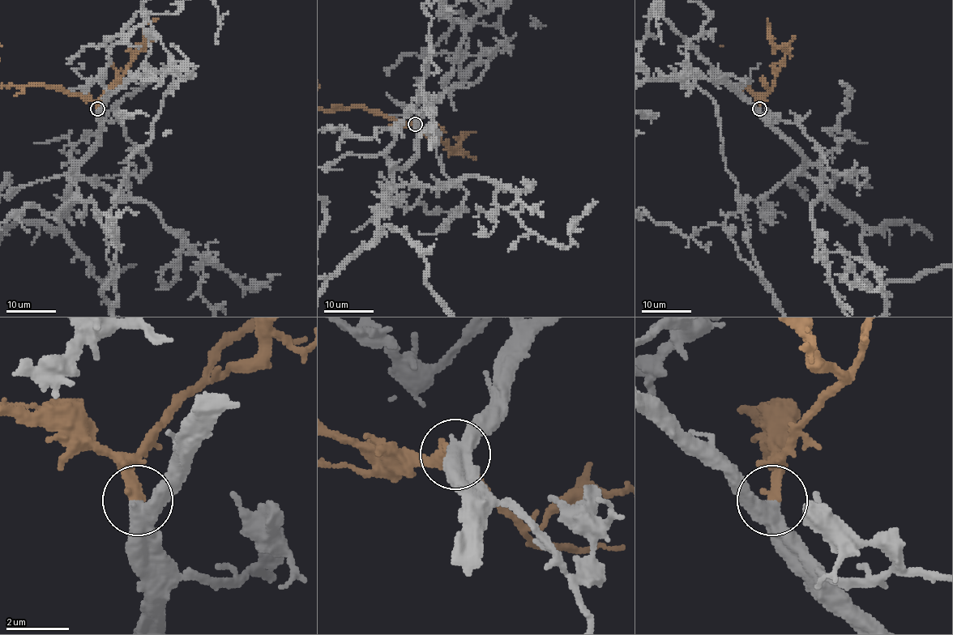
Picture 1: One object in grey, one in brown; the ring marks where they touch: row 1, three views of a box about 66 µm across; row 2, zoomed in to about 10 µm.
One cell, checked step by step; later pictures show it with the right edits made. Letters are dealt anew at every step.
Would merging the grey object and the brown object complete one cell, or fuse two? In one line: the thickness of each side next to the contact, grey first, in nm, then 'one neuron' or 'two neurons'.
460 nm thick on the grey side, 320 nm on the other; one neuron

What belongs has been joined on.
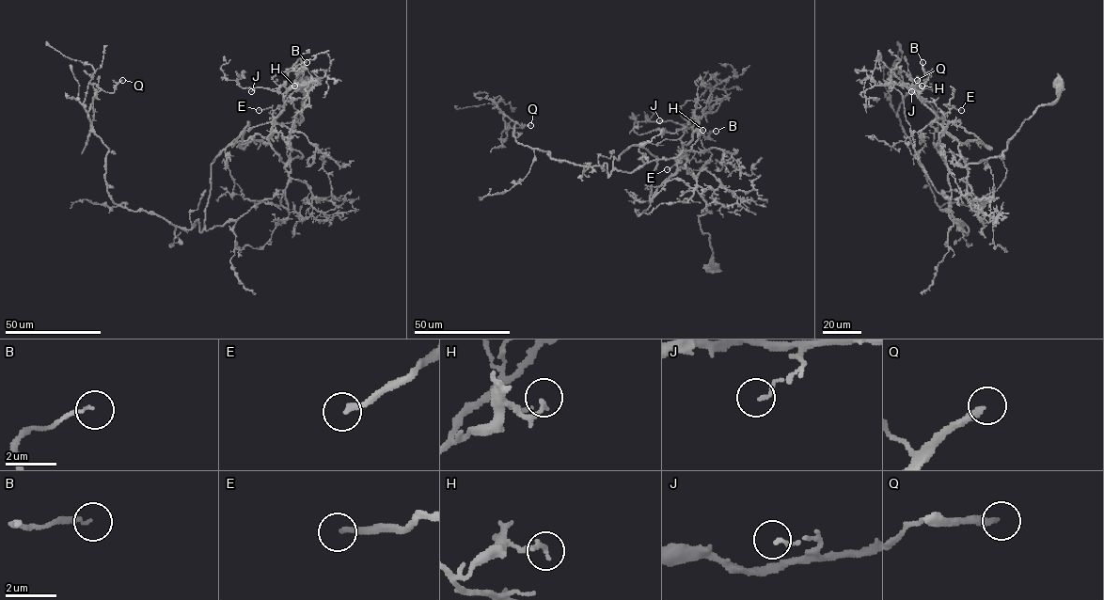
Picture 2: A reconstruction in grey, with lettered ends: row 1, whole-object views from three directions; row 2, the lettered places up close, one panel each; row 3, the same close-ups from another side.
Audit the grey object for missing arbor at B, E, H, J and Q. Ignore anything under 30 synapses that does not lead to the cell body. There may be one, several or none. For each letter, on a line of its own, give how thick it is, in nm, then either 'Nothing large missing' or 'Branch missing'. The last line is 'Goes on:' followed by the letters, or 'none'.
B: Thickness 110 nm. Nothing large missing
E: Thickness 200 nm. Branch missing
H: Thickness 180 nm. Nothing large missing
J: Thickness 120 nm. Nothing large missing
Q: Thickness 240 nm. Branch missing
Goes on: E, Q

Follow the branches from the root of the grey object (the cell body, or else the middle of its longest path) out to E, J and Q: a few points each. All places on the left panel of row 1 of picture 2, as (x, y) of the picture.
E: (303, 85), (301, 119), (293, 123), (290, 139), (302, 157), (282, 161), (269, 140), (273, 110), (259, 110)
J: (303, 85), (301, 119), (290, 139), (302, 156), (285, 164), (269, 140), (283, 96), (261, 87), (251, 91)
Q: (303, 85), (302, 156), (243, 149), (248, 122), (211, 165), (200, 231), (107, 191), (88, 111), (122, 80)

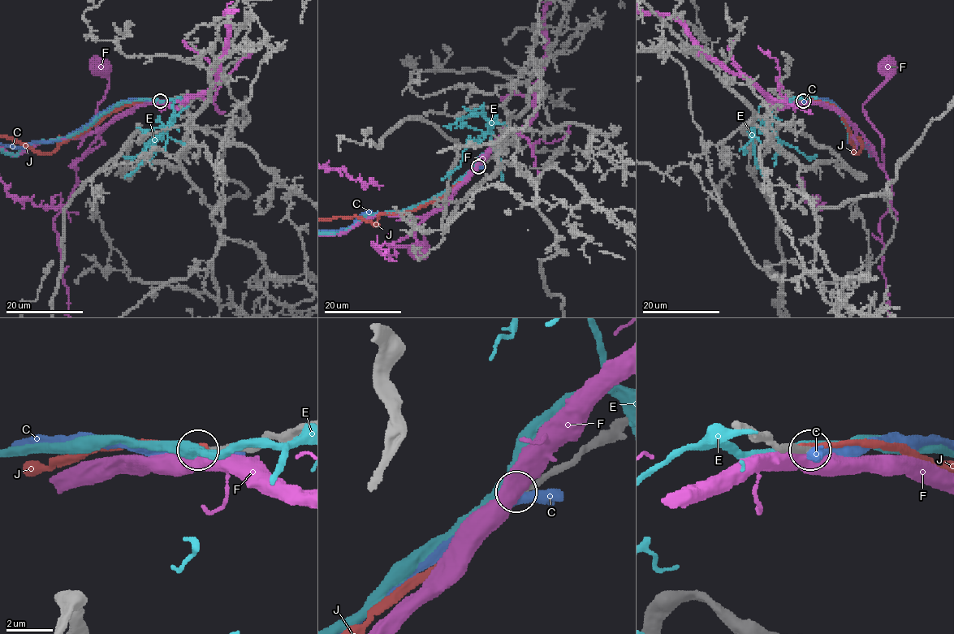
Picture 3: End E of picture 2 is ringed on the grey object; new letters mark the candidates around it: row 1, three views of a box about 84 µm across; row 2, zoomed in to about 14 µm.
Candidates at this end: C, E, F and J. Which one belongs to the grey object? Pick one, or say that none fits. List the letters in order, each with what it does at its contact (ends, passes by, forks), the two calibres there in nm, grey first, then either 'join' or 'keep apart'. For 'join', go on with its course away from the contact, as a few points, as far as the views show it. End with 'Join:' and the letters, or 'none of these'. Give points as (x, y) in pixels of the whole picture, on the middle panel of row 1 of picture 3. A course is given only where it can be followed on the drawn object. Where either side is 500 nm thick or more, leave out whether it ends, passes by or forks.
C: it passes by; 280 nm thick on the grey side, 400 nm on the other; keep apart
E: it passes by; 240 nm thick on the grey side, 440 nm on the other; keep apart
F: 320 nm thick on the grey side, 550 nm on the other; keep apart
J: it ends there; 240 nm thick on the grey side, 380 nm on the other; keep apart
Join: none of these

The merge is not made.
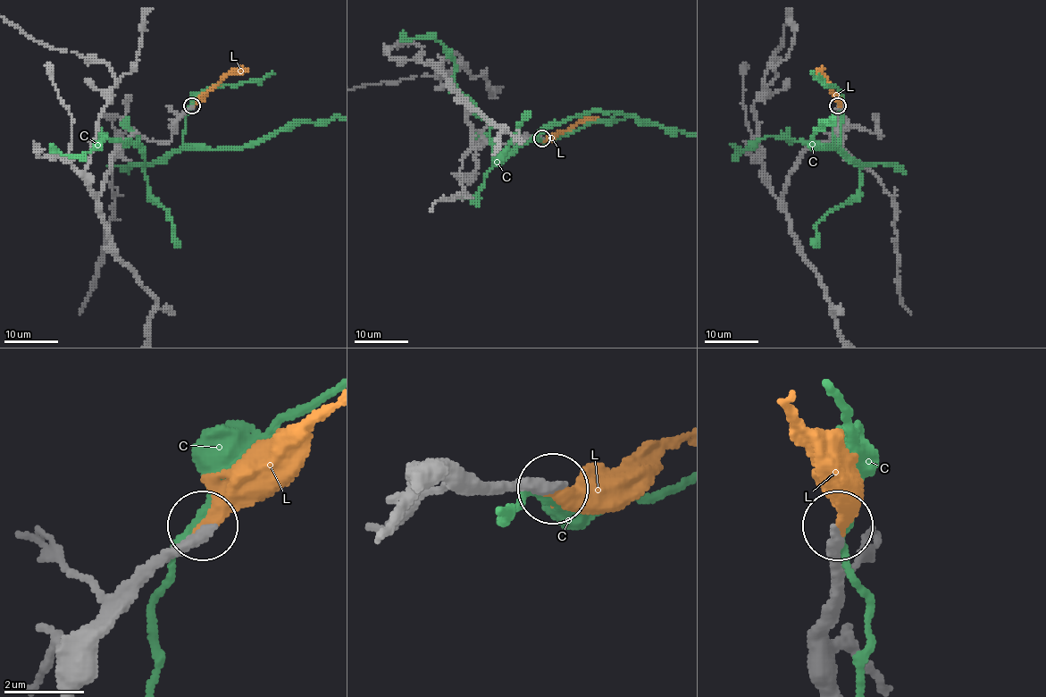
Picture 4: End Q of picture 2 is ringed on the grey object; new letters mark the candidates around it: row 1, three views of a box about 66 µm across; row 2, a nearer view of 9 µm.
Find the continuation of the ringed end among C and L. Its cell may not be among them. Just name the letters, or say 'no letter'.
L

